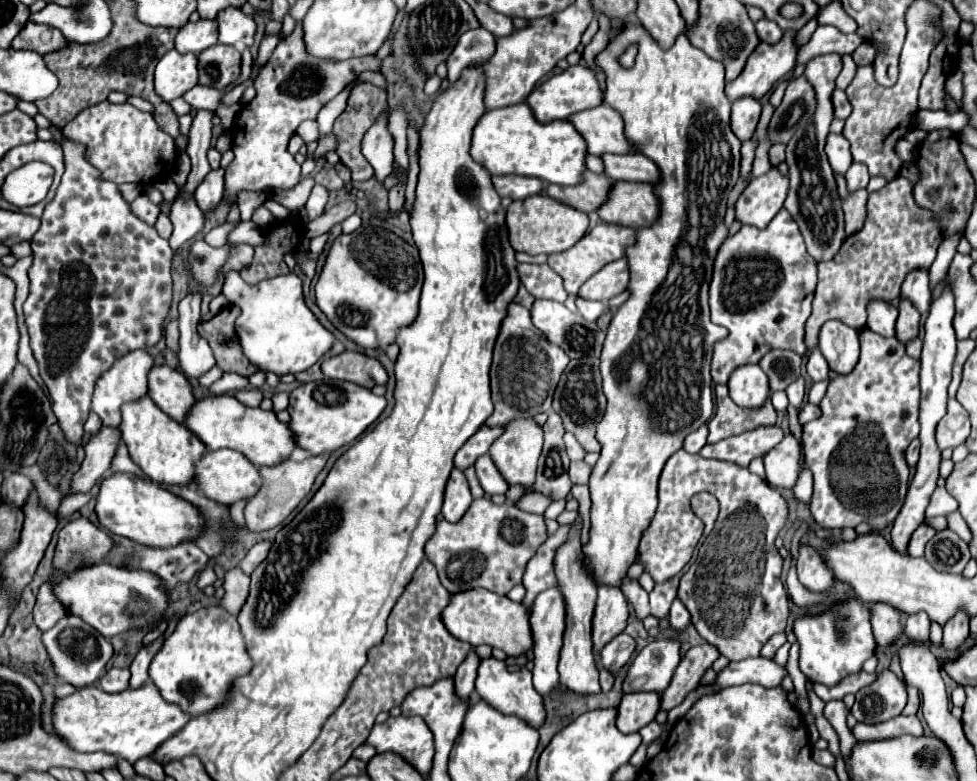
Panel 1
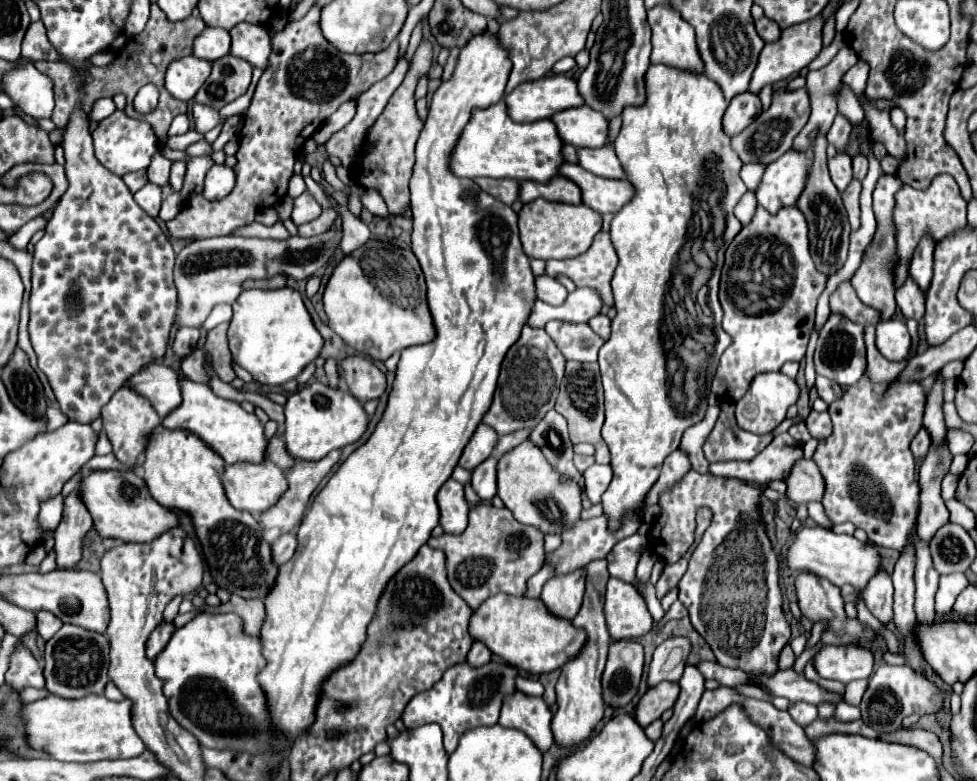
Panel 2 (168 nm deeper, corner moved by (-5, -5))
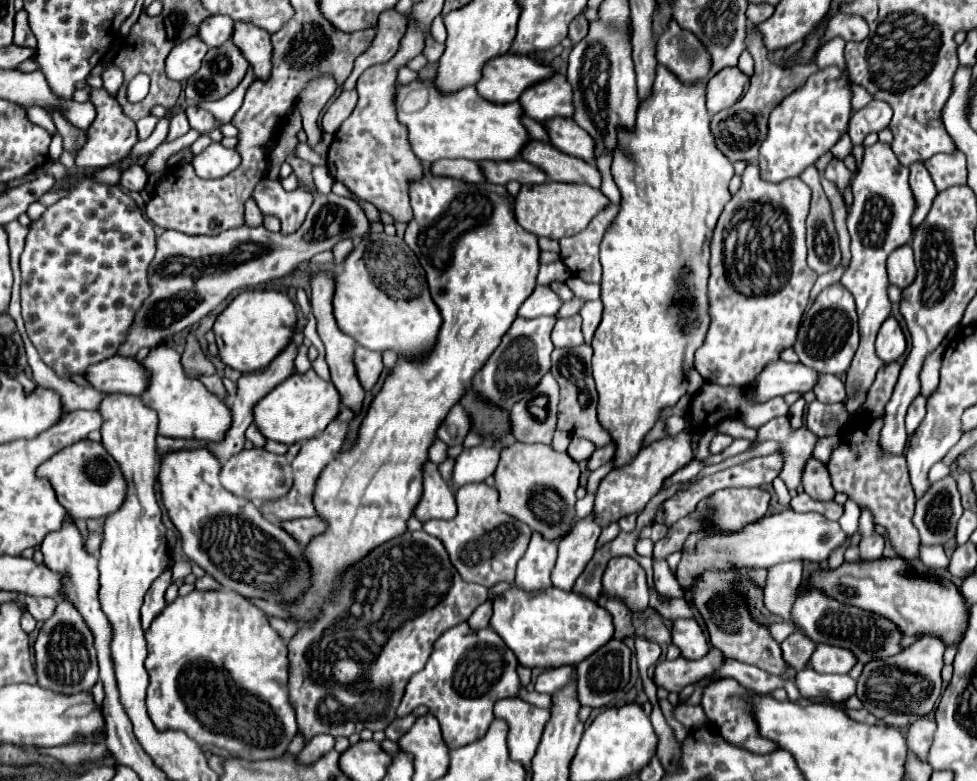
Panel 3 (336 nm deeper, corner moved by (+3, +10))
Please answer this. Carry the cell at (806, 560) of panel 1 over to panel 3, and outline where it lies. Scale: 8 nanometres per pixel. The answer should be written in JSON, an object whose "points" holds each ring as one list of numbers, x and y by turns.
{"points":[[808,588,796,598,792,616,796,624,800,626,800,630,810,640,816,640,818,644,822,642,822,644,848,648,850,652,854,652,854,656,862,664,866,664,868,660,894,656,896,652,902,650,900,648,902,634,890,620,884,620,882,616,872,612,864,612,862,608,856,608,856,606,844,606,838,600,832,600,830,596,824,596,824,592,816,592,816,588]]}

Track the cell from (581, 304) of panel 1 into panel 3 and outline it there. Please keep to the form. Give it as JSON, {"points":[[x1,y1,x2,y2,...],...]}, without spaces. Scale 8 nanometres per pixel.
{"points":[[592,300,592,302,586,302,580,310,580,316,582,316,582,332,584,332,584,340,590,344,592,342,592,336,600,324,600,318,602,318,602,300]]}

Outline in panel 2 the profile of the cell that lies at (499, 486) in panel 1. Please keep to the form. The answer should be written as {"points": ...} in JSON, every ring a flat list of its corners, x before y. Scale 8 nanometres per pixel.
{"points":[[488,457,472,471,472,489,482,501,490,501,496,495,496,457]]}

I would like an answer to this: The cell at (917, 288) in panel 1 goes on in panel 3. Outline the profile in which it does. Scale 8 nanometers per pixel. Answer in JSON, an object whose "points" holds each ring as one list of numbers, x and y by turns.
{"points":[[924,164,910,166,910,188,912,188,912,194,916,196,916,212,912,214,912,230,916,230,918,224,922,224,926,220,926,216,932,208,934,196,938,194]]}

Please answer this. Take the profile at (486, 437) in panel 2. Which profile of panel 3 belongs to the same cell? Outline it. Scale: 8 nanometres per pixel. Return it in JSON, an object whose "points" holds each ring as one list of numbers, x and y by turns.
{"points":[[458,404,450,410,446,420,442,422,438,430,438,438,446,442,446,446,458,446,464,442,470,428,472,428,472,420,468,420,468,412,464,412]]}

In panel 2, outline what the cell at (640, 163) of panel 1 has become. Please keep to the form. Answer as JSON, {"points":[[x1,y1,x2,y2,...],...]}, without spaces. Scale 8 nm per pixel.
{"points":[[612,147,578,149,578,165,598,177,612,177,612,179,624,177,624,169,620,167]]}

